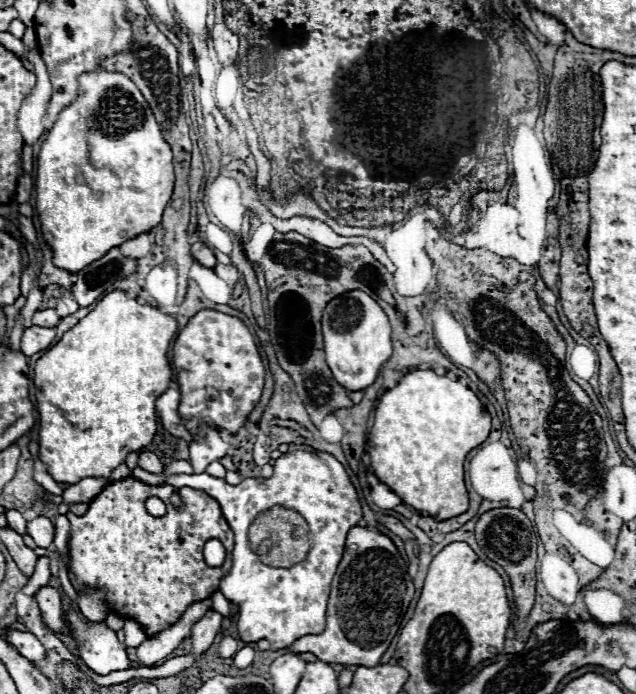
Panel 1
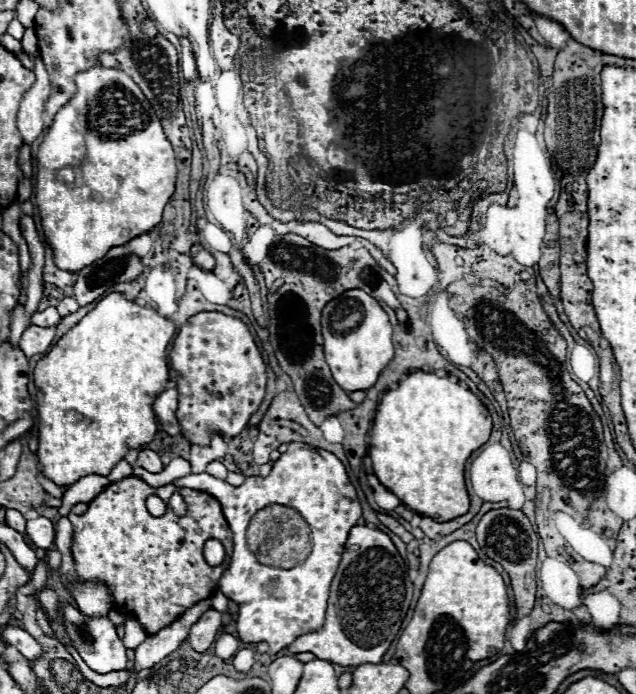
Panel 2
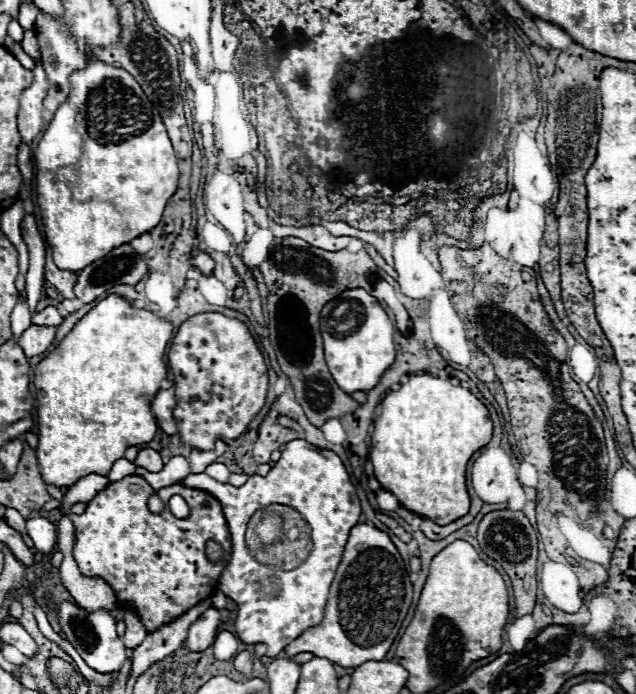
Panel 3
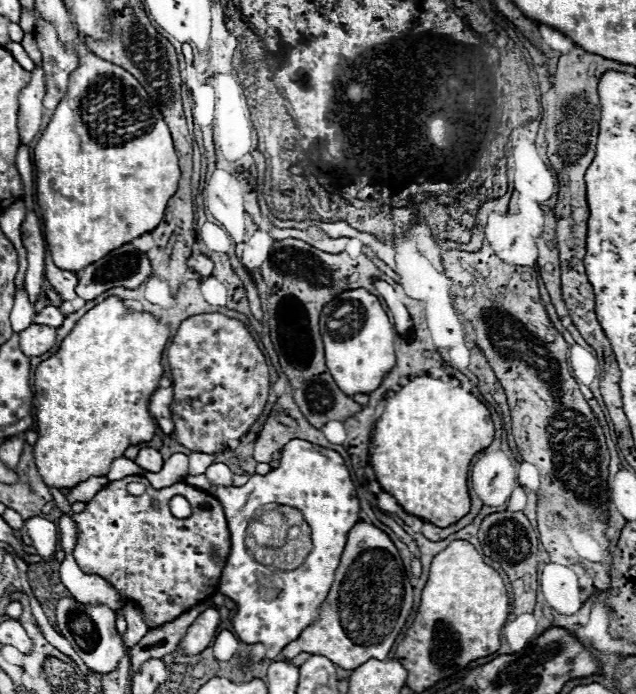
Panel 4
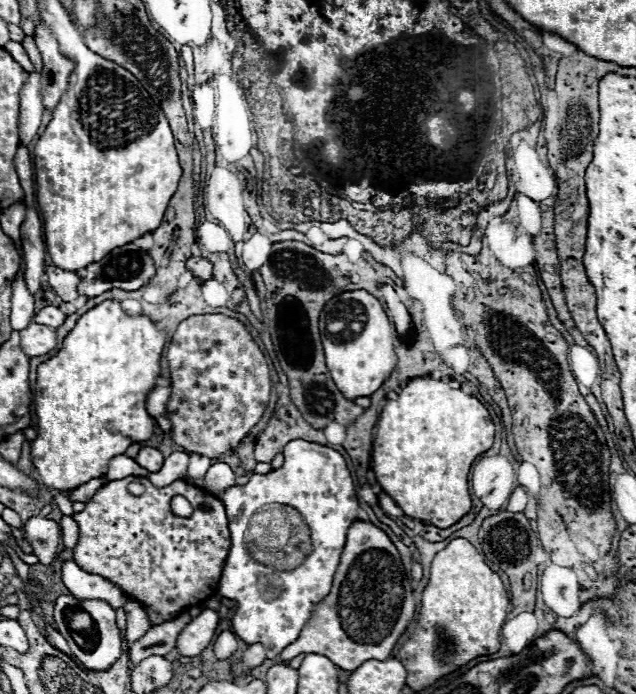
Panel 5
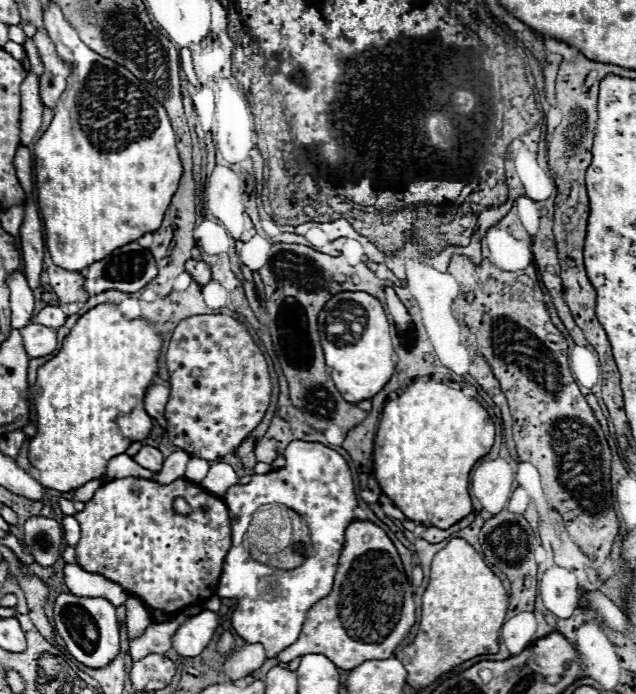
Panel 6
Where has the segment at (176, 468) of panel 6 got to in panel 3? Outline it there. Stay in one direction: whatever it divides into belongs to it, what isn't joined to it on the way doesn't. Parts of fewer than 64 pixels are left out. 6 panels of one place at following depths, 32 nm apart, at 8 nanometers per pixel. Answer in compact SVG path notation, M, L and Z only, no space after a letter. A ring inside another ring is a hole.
M174 456L170 458L168 464L164 464L164 468L160 472L146 472L144 470L144 480L154 488L160 490L164 486L172 486L176 482L180 482L182 478L186 478L186 474L190 474L190 464L184 456Z

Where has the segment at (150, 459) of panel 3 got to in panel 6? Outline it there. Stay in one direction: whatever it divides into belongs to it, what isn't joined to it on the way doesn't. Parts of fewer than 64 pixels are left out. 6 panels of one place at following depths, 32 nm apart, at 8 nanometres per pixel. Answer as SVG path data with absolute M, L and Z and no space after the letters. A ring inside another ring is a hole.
M142 446L142 450L134 456L134 460L142 466L142 468L148 468L152 472L158 472L162 468L162 462L164 462L164 456L160 450L152 448L152 446Z

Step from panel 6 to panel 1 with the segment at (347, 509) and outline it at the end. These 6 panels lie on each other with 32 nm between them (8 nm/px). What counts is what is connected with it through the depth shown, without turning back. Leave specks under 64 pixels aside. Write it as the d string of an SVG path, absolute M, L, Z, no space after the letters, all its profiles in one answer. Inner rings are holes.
M290 444L288 452L276 460L272 478L244 478L240 484L230 486L222 478L202 472L174 474L168 476L164 484L174 488L190 486L206 490L222 506L236 544L232 552L232 570L220 582L220 592L240 606L240 640L258 642L266 638L270 642L270 650L280 650L288 648L306 634L320 634L324 630L330 582L344 554L346 534L362 520L358 492L352 486L344 466L334 456L302 444ZM274 506L296 510L310 526L312 548L302 562L290 568L272 568L262 564L248 542L248 528L252 520Z

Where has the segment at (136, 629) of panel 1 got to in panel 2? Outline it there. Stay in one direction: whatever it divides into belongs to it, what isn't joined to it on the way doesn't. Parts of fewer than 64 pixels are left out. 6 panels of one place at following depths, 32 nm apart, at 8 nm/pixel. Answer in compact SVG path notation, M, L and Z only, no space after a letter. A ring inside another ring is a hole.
M126 620L124 630L126 630L126 636L124 636L126 648L136 648L138 644L142 644L148 638L146 630L142 630L142 624L136 622L136 620Z

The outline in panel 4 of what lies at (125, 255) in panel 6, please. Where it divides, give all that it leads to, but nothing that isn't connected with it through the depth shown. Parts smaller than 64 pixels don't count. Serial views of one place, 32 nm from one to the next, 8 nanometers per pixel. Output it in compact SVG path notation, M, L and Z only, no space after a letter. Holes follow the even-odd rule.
M124 244L124 246L116 248L116 250L112 250L106 258L86 266L80 272L80 278L78 278L78 284L76 284L76 294L88 302L88 300L94 300L96 296L100 296L102 292L106 292L106 290L110 290L114 286L138 288L150 274L152 274L152 266L150 266L150 260L146 258L146 254L138 252L132 244Z

